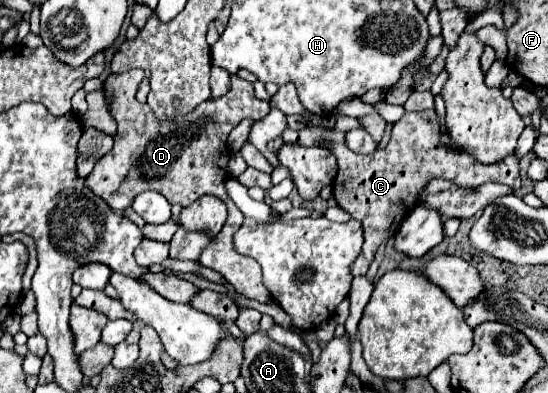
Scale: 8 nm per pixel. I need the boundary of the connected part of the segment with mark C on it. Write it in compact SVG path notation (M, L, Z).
M419 111L419 113L405 113L393 127L391 141L387 147L377 149L371 155L357 155L345 147L345 135L337 131L325 131L317 127L305 127L303 131L291 131L285 129L281 133L285 143L297 143L297 145L315 145L319 137L333 141L333 155L339 163L339 173L333 181L333 197L337 199L337 205L345 209L353 219L357 219L363 227L363 249L357 257L357 261L351 265L351 273L355 277L365 275L377 247L385 243L389 237L395 235L395 227L399 227L401 219L407 217L417 207L417 195L425 187L427 181L441 177L457 183L459 187L479 187L487 181L507 185L511 189L519 189L519 161L511 155L507 159L501 159L499 163L483 165L469 153L457 153L439 143L439 123L435 117L435 111Z

